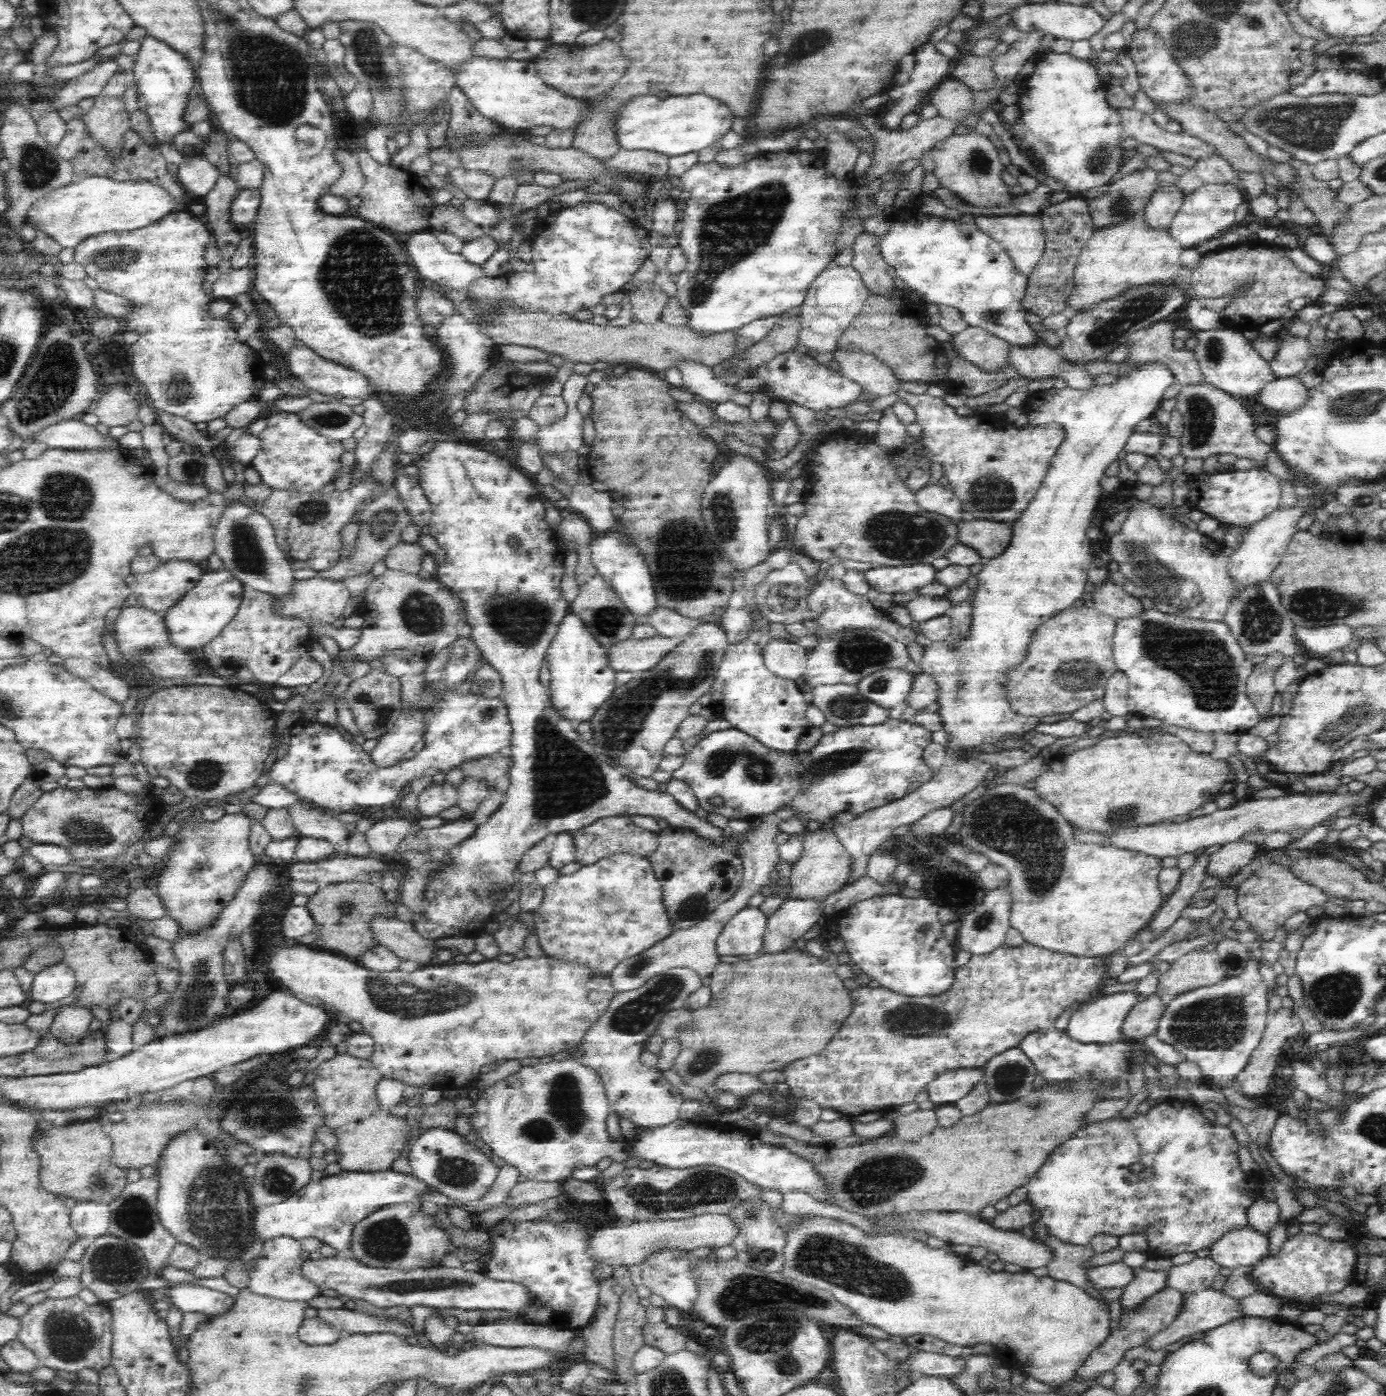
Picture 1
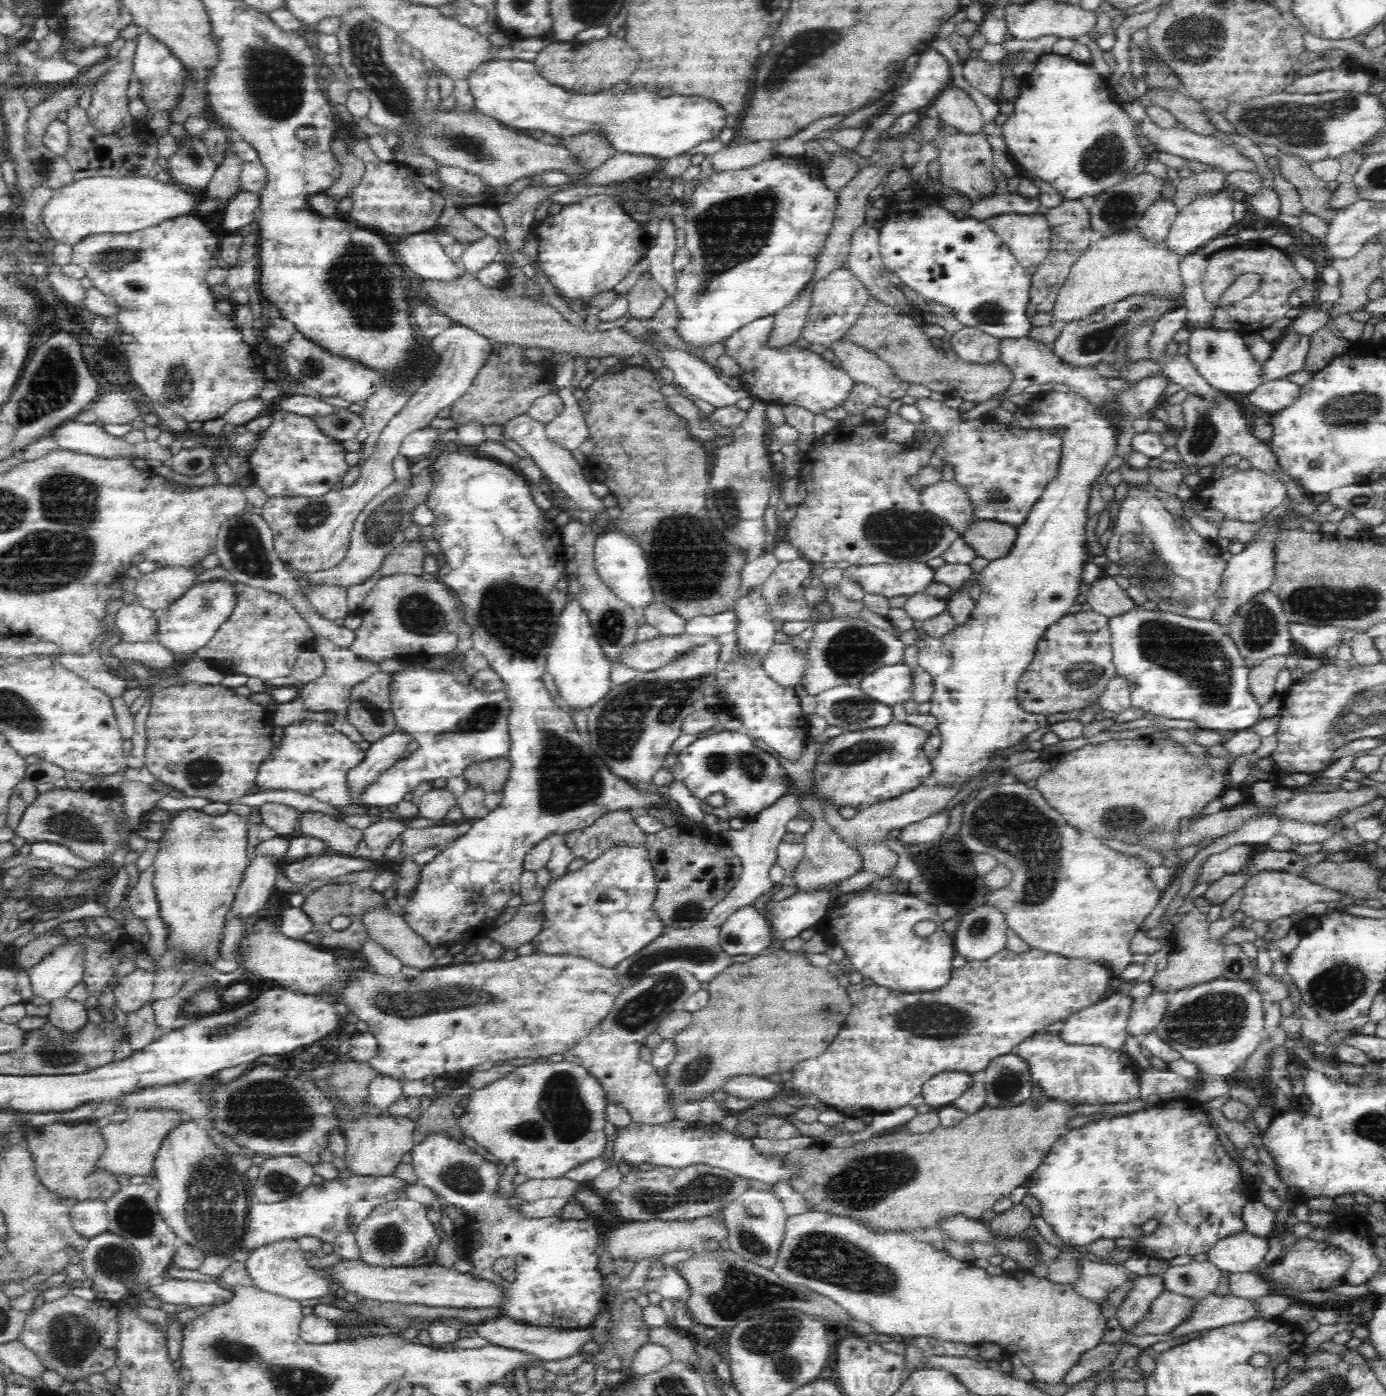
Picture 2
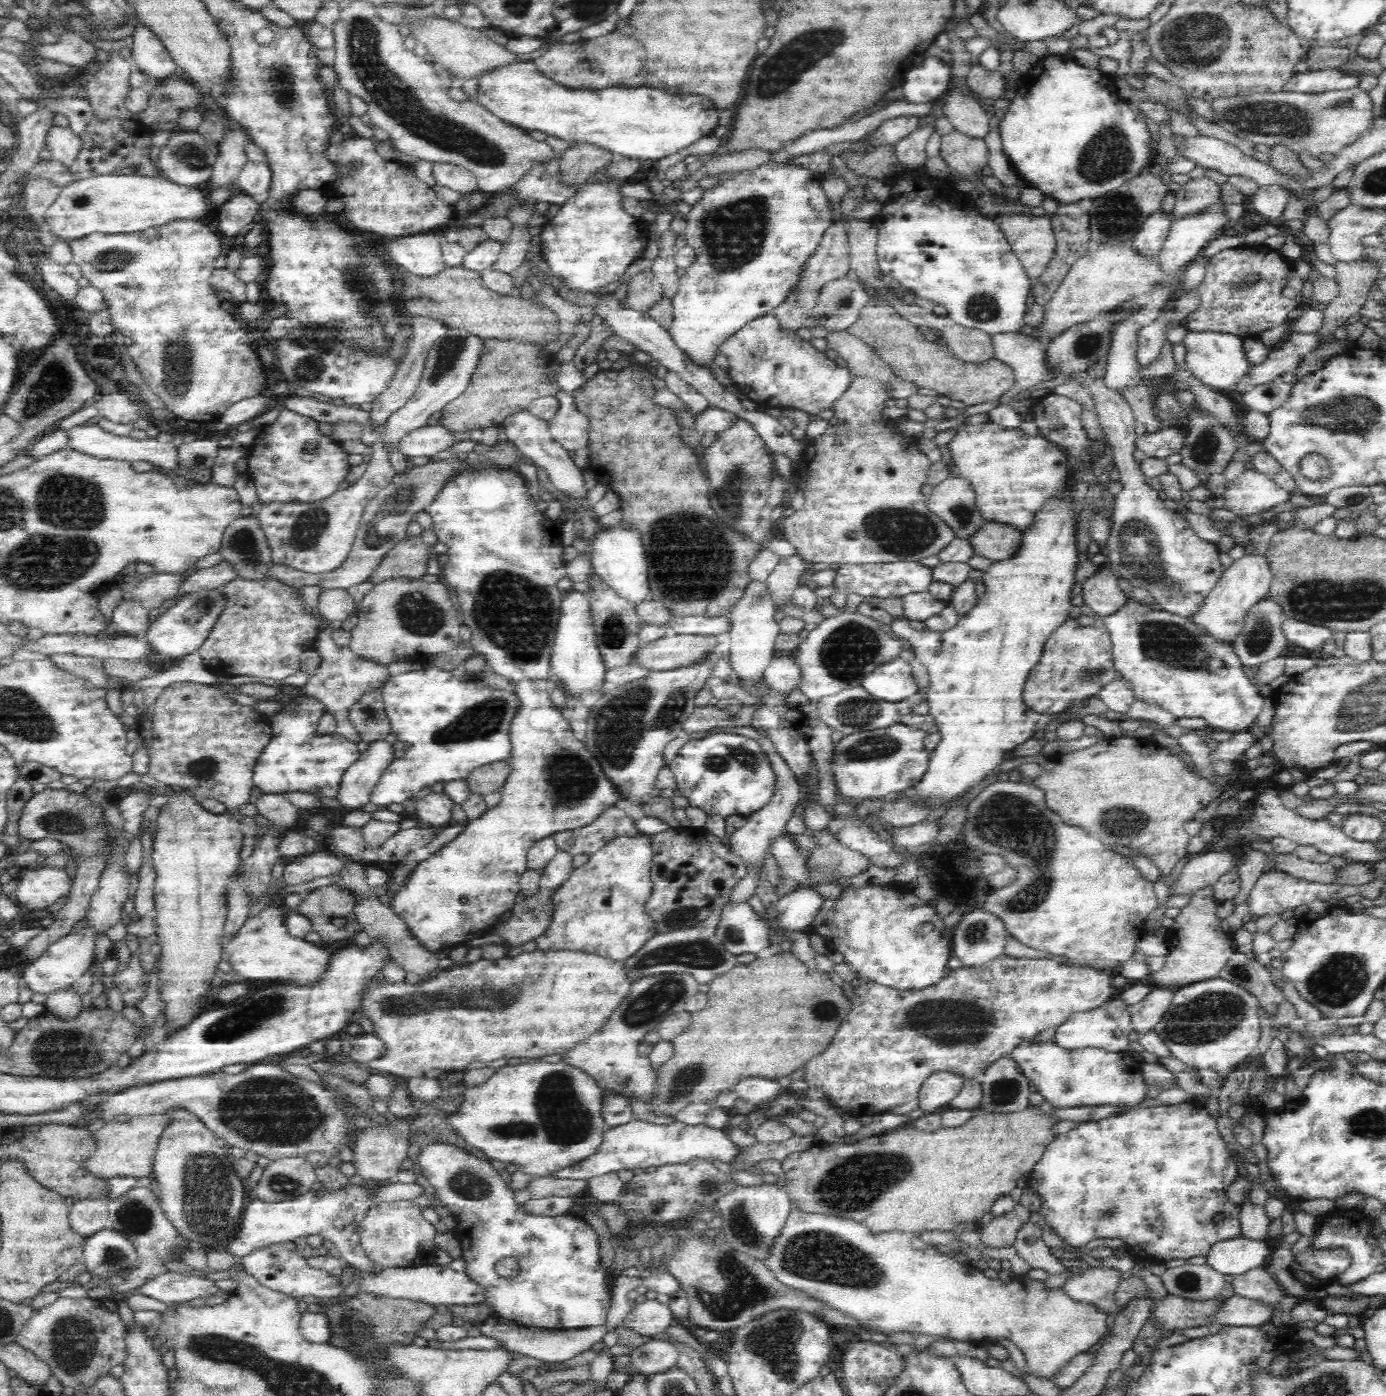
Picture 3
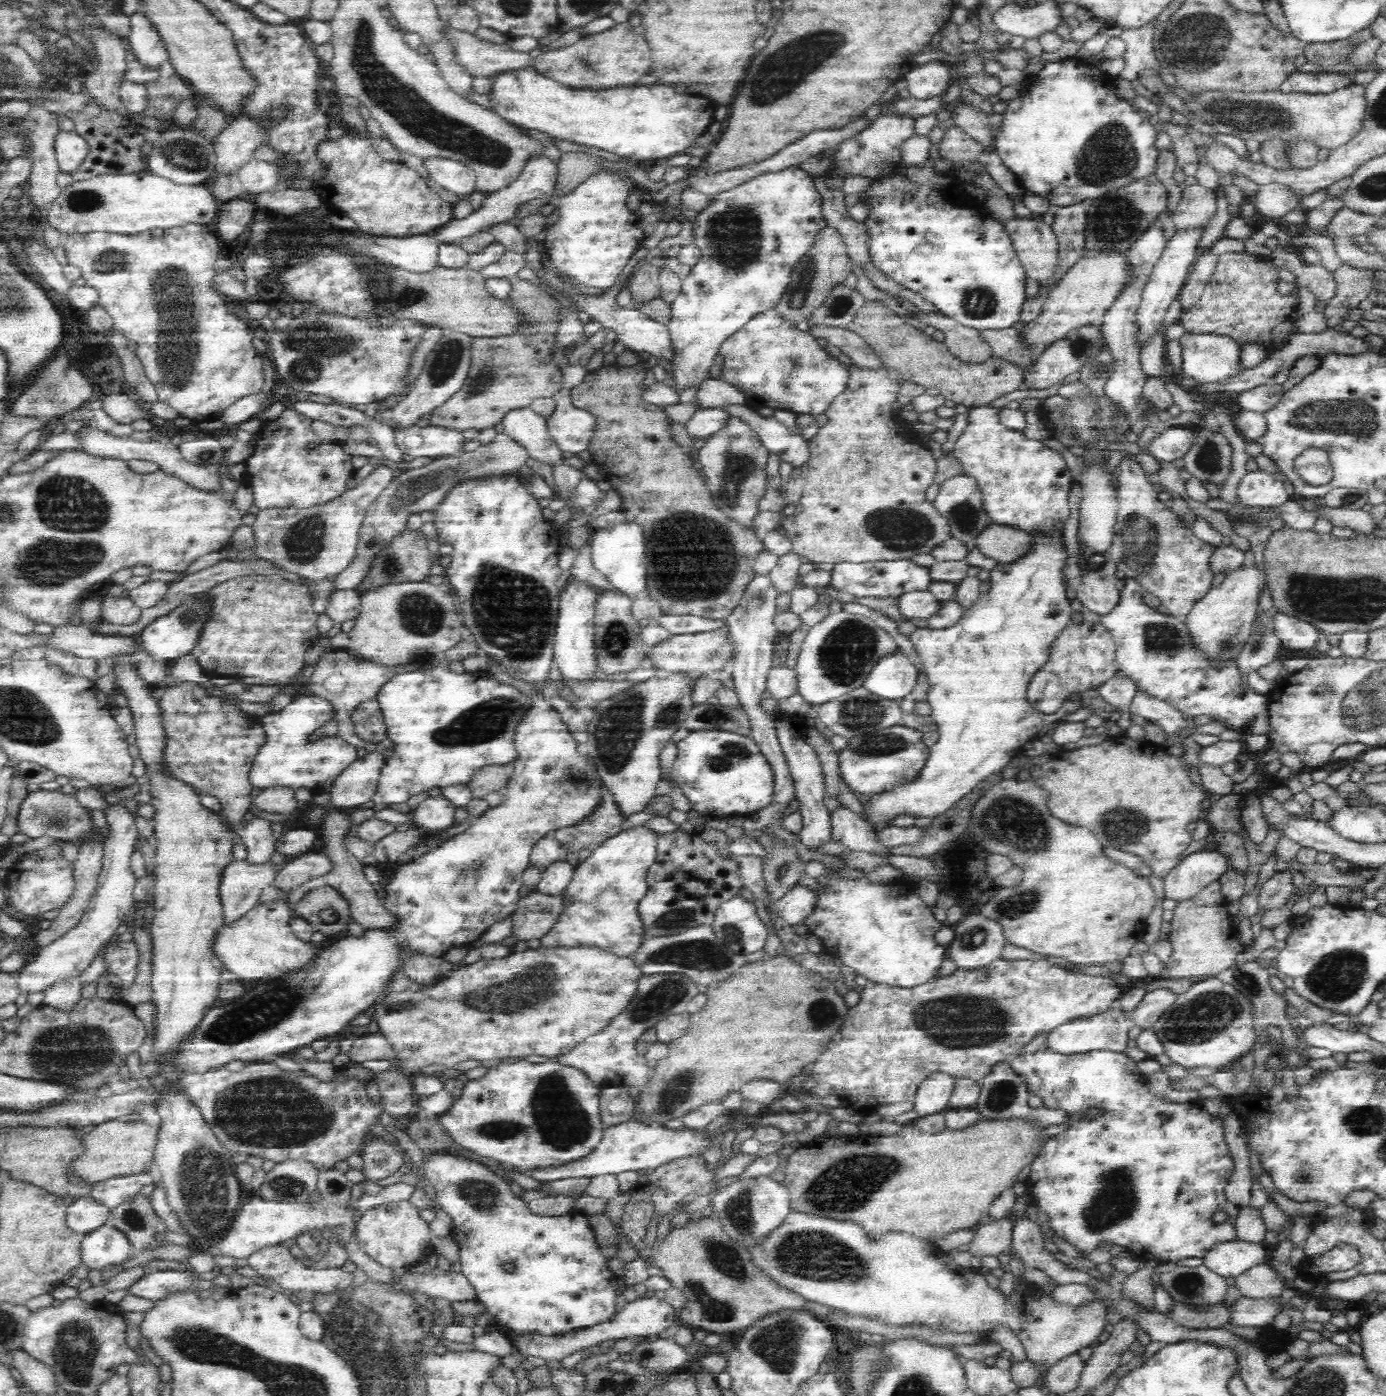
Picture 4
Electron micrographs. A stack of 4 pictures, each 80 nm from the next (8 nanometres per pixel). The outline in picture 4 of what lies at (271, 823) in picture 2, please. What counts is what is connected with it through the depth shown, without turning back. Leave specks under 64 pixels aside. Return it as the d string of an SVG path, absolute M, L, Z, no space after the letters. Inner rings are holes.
M273 786L262 789L252 803L266 813L294 815L301 809L295 794L296 790L290 787Z

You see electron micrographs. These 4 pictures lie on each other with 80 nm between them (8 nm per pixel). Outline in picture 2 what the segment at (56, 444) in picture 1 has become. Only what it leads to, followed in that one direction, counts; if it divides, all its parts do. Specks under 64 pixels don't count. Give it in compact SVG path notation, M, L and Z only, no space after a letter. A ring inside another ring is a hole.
M68 421L59 425L54 430L50 430L58 439L58 448L64 451L74 453L90 454L100 458L129 458L131 461L135 458L148 458L148 460L158 460L161 464L169 464L172 458L170 448L162 446L158 441L143 441L138 444L130 444L123 437L116 438L106 432L102 427L93 424L85 424L79 421Z

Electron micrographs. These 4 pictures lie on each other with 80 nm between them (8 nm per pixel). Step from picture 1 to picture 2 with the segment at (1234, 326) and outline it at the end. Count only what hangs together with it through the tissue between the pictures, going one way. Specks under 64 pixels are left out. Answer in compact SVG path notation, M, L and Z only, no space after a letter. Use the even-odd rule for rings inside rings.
M1276 247L1259 249L1228 248L1209 256L1208 267L1202 278L1203 297L1211 304L1213 313L1205 325L1198 325L1198 329L1213 329L1214 331L1233 331L1240 336L1262 332L1268 326L1276 324L1290 312L1288 299L1299 288L1316 292L1318 286L1306 285L1296 271L1293 259ZM1247 273L1260 276L1260 286L1250 296L1234 302L1234 304L1220 304L1220 298L1226 290L1240 277Z

